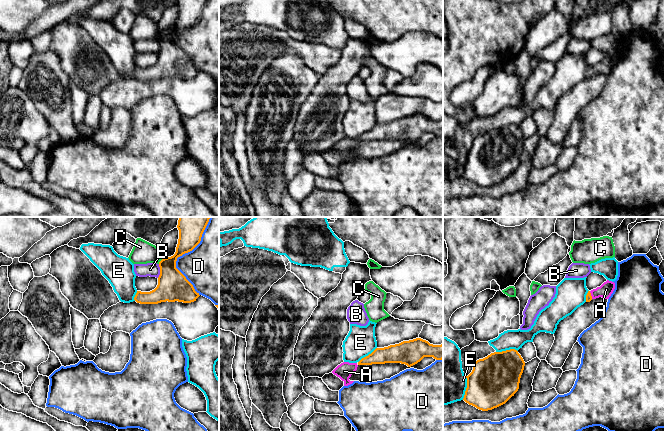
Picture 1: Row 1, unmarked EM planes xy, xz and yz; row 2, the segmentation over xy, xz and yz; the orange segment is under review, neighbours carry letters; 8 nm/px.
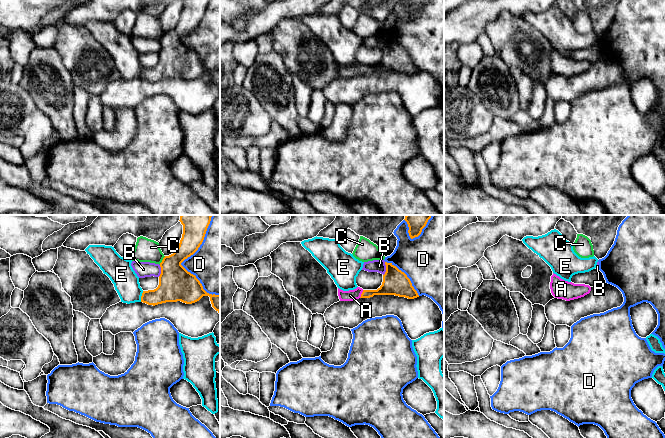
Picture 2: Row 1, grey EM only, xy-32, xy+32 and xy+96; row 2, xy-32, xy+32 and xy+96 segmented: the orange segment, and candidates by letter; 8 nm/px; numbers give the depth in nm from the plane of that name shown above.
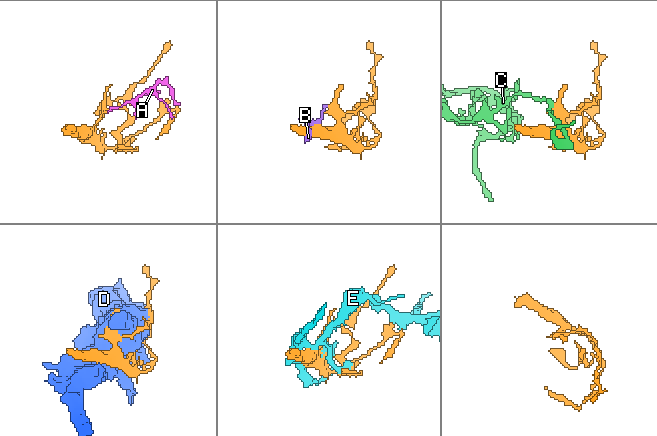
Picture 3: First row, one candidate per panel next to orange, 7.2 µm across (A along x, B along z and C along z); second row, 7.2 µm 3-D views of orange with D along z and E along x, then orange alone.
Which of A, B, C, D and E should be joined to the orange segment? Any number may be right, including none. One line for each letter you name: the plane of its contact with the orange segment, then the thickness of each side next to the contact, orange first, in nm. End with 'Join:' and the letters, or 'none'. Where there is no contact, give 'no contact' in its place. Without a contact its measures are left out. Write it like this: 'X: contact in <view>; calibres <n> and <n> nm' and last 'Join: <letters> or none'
A: contact in yz; calibres 50 and 110 nm
Join: A

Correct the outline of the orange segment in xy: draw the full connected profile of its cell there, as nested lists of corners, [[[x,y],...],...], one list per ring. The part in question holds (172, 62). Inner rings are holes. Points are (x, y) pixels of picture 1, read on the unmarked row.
[[[178,0],[179,15],[173,32],[159,38],[160,51],[157,63],[150,68],[137,67],[134,76],[140,80],[161,78],[191,79],[200,72],[193,61],[176,44],[177,34],[192,27],[201,17],[207,0]]]

